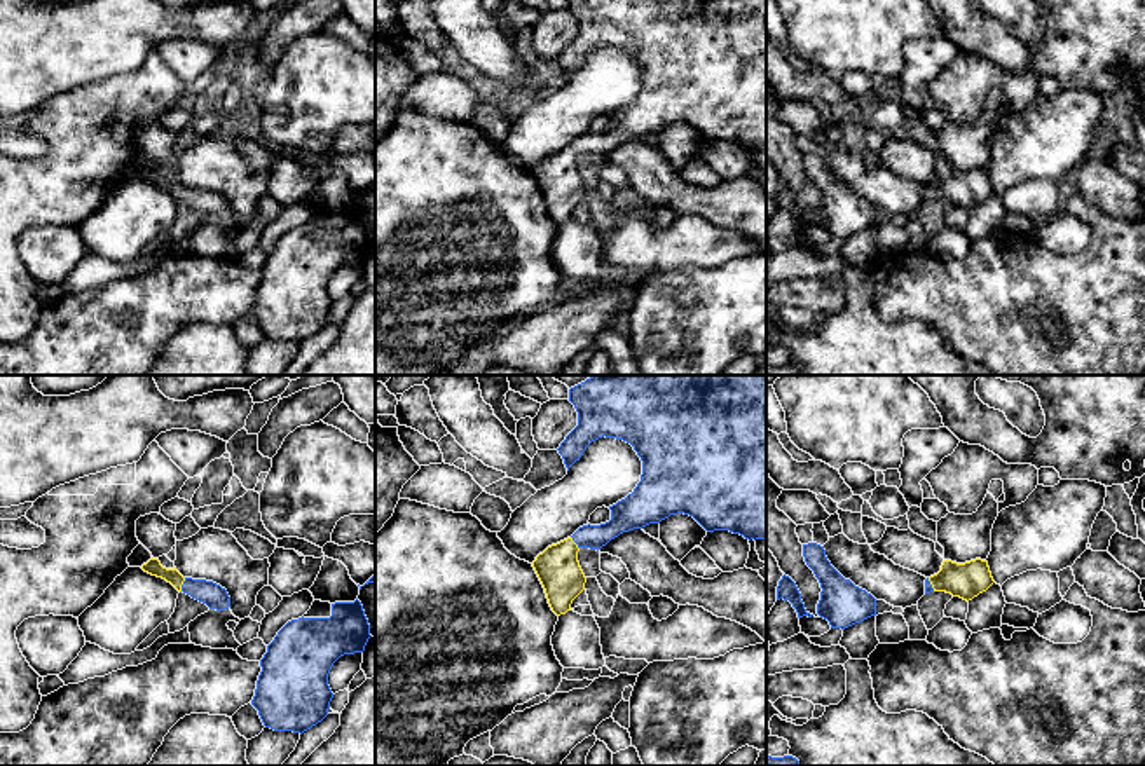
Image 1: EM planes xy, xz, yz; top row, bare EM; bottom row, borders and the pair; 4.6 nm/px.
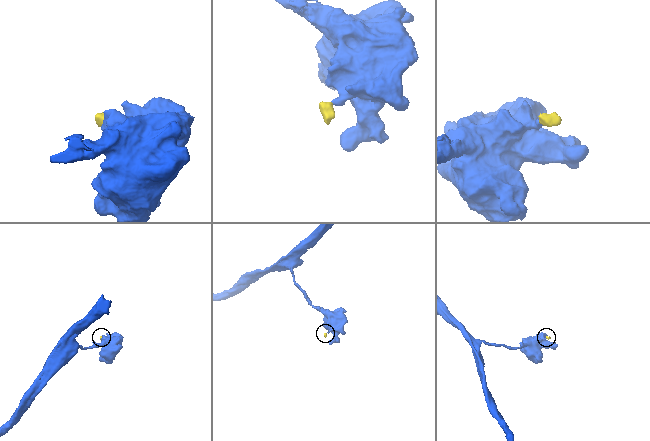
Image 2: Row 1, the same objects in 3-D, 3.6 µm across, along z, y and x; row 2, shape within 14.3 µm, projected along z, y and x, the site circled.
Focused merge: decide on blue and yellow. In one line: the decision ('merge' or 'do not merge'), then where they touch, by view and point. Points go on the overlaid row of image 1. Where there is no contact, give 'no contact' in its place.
merge; meets blue in xy at (182, 585)

